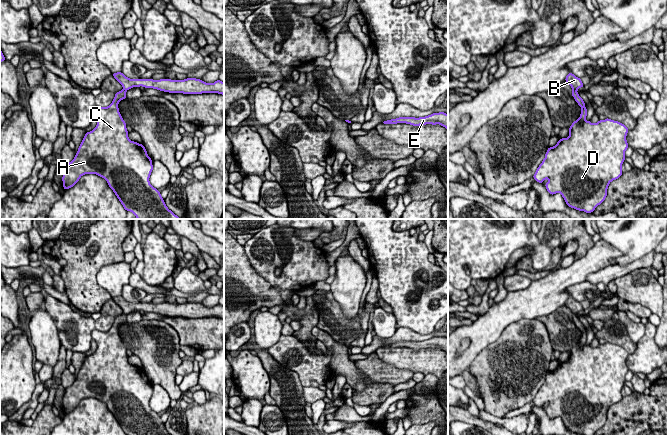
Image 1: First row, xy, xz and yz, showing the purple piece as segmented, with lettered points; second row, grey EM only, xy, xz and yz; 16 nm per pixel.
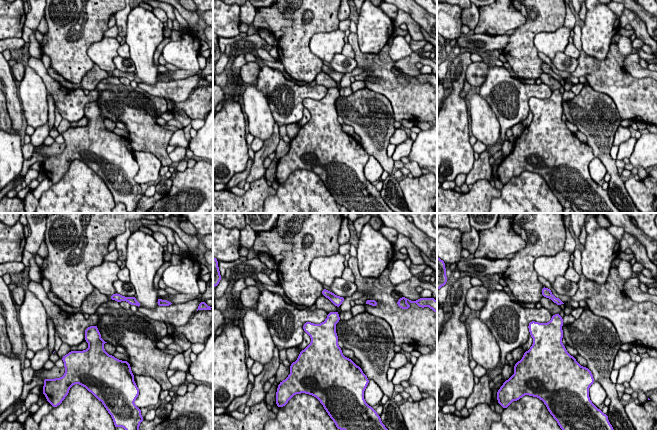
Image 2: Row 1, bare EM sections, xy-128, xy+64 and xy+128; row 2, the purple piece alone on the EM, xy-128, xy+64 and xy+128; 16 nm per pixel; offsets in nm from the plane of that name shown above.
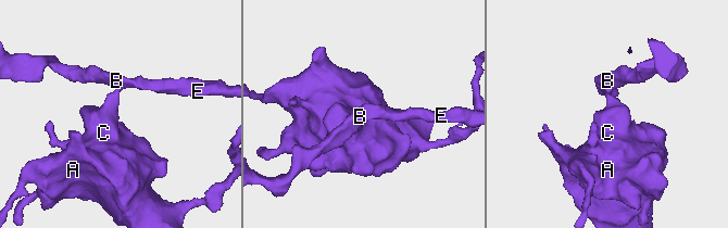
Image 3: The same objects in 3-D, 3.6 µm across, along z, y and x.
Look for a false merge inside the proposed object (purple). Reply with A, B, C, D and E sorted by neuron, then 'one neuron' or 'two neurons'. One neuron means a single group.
groups A C D / B E; two neurons

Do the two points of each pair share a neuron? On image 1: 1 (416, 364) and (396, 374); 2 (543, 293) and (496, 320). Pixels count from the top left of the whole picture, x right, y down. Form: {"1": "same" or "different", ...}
{"1": "different", "2": "same"}

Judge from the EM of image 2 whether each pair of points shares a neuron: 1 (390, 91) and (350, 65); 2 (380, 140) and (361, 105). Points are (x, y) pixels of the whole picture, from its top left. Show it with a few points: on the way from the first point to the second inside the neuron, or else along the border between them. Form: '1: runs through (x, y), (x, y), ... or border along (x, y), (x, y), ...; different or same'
1: border along (354, 58), (357, 66); different
2: runs through (375, 131), (375, 125), (370, 114); same

